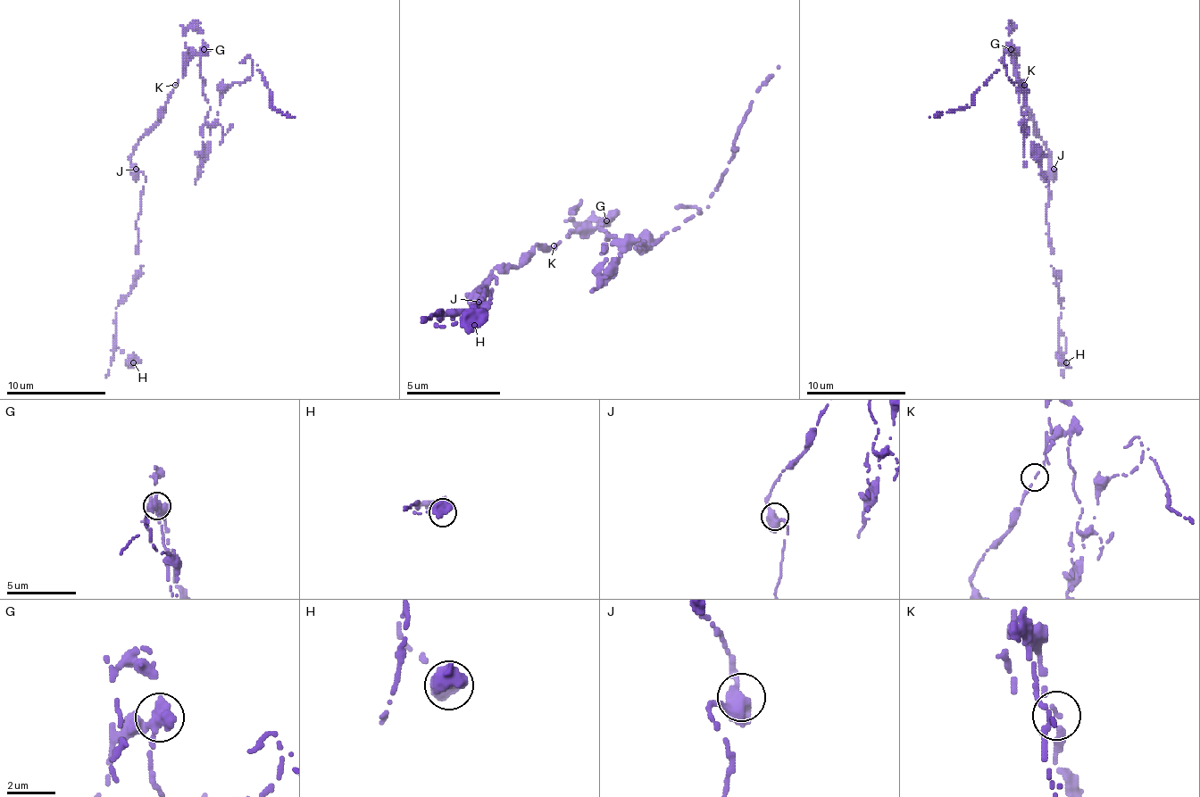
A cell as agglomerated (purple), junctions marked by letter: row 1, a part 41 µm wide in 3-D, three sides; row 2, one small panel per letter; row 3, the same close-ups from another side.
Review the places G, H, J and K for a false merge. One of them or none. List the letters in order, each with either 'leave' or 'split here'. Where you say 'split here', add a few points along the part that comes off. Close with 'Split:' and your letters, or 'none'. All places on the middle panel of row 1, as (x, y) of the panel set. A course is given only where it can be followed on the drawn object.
G: split here | (605, 222), (605, 241), (653, 245), (699, 208), (709, 208), (756, 90), (779, 67)
H: leave
J: leave
K: leave
Split: G

